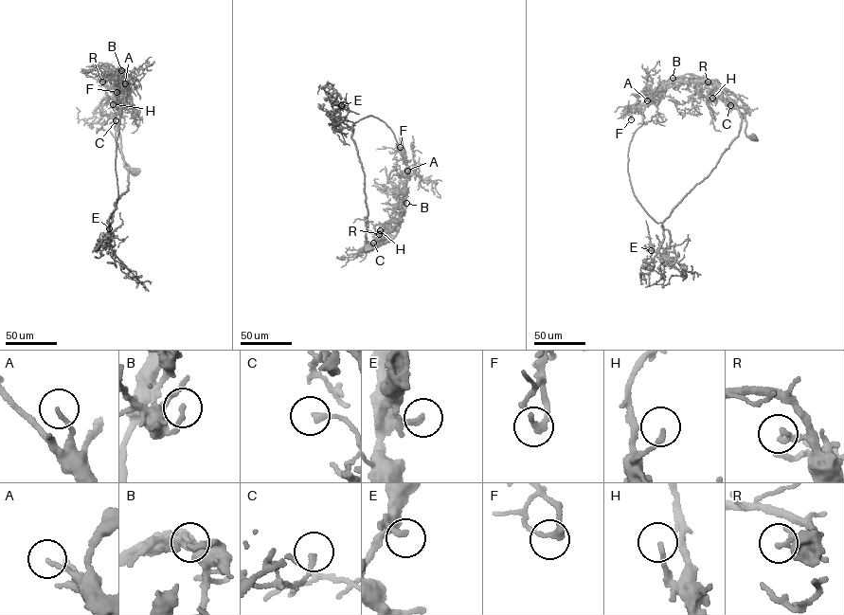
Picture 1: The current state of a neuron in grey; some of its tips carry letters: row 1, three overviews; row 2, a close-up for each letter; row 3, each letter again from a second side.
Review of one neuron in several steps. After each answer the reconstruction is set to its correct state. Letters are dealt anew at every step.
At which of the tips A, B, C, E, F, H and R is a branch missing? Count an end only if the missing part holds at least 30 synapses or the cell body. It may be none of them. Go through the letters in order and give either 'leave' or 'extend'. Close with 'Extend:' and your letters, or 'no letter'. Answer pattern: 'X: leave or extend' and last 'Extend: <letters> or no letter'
A: leave
B: leave
C: leave
E: leave
F: leave
H: leave
R: leave
Extend: no letter

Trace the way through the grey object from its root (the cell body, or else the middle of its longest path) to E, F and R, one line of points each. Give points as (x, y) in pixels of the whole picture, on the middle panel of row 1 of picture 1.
E: (368, 247), (365, 243), (364, 249), (371, 247), (365, 236), (365, 176), (352, 128), (339, 115), (341, 105)
F: (368, 247), (365, 243), (365, 250), (380, 245), (391, 239), (398, 228), (406, 181), (400, 147)
R: (368, 247), (365, 243), (365, 250), (391, 239), (387, 236), (382, 242), (379, 234)

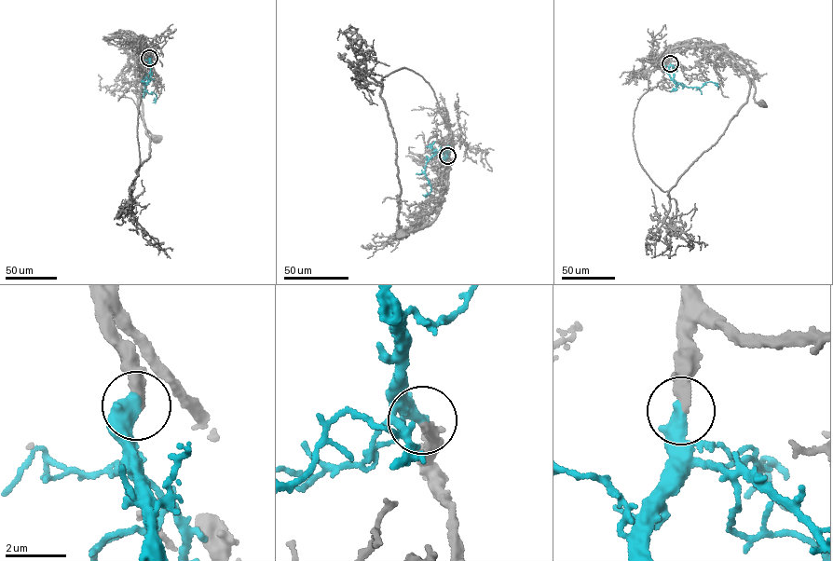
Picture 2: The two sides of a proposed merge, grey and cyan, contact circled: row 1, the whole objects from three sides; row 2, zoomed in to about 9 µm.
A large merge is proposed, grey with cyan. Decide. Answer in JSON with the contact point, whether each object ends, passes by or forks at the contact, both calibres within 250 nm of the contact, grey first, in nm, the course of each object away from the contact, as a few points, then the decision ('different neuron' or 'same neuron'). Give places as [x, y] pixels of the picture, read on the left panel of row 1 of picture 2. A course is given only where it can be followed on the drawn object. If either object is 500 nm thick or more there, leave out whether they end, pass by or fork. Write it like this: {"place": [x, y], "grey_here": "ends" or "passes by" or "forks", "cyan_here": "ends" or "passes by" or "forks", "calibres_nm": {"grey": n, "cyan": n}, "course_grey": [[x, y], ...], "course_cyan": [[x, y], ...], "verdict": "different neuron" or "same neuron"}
{"place": [149, 58], "calibres_nm": {"grey": 360, "cyan": 600}, "course_grey": [[149, 58], [144, 42], [148, 55], [138, 109], [145, 129], [155, 137]], "course_cyan": [[149, 57], [150, 74], [144, 87], [148, 93], [157, 95], [152, 102]], "verdict": "same neuron"}

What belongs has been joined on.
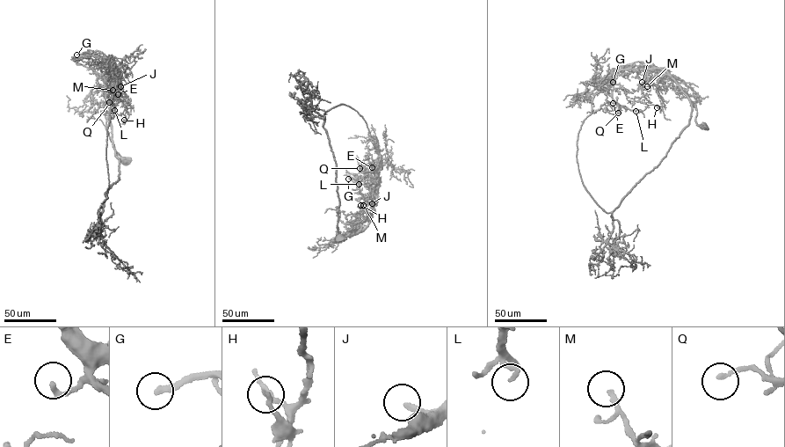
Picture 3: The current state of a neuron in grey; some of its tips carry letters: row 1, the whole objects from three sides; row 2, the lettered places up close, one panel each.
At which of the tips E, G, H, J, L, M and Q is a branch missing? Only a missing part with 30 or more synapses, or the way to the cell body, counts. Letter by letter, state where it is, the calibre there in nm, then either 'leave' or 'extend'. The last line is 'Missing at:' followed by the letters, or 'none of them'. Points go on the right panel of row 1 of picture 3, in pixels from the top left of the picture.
E: at (613, 103); 200 nm thick; leave
G: at (613, 82); 240 nm thick; extend
H: at (657, 107); 150 nm thick; leave
J: at (642, 82); 240 nm thick; extend
L: at (635, 111); 150 nm thick; leave
M: at (647, 86); 120 nm thick; extend
Q: at (618, 113); 160 nm thick; leave
Missing at: G, J, M

